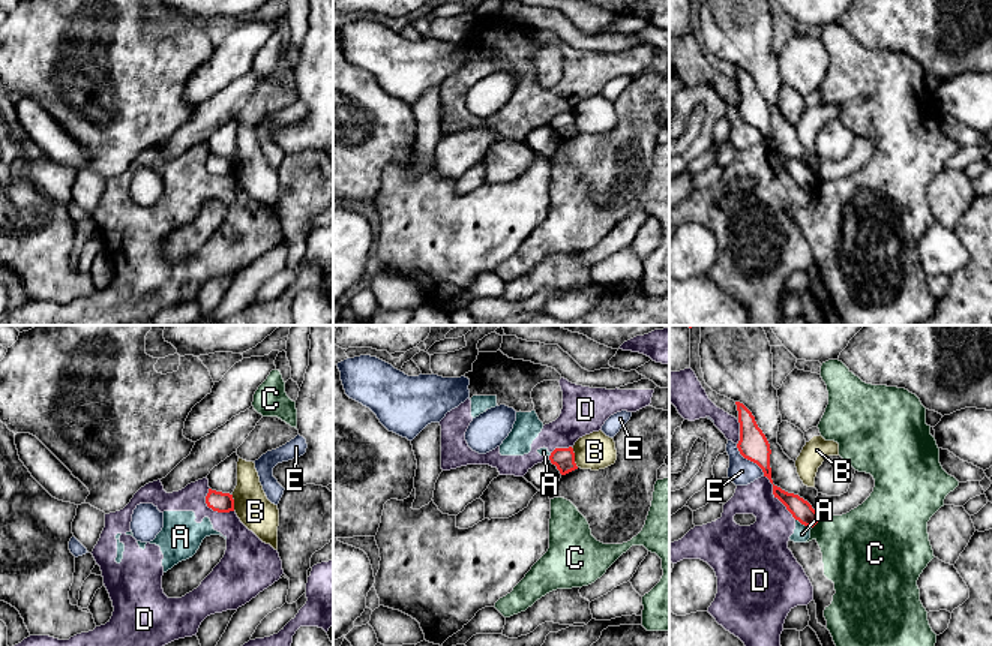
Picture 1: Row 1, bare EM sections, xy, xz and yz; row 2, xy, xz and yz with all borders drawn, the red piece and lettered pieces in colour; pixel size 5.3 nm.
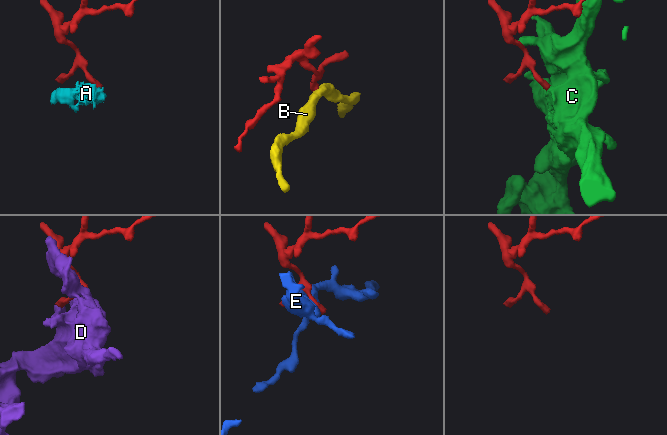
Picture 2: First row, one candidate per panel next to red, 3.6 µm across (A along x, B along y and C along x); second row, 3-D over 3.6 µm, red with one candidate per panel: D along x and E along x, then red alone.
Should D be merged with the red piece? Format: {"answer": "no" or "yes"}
{"answer": "no"}

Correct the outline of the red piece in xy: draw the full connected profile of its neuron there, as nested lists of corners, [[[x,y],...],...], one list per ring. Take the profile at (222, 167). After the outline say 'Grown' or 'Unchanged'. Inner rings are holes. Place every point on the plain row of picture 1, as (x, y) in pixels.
[[[209,153],[209,157],[206,160],[206,168],[209,172],[218,177],[230,177],[234,175],[234,163],[230,157],[222,157]]]. Unchanged

